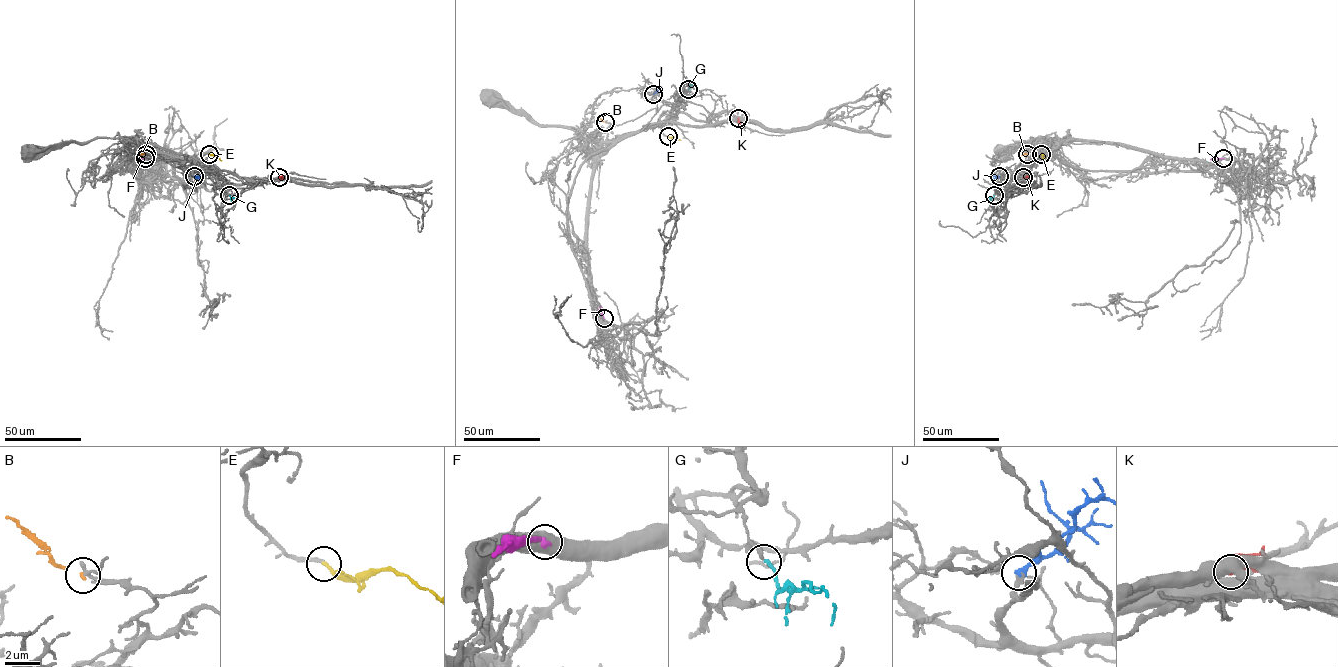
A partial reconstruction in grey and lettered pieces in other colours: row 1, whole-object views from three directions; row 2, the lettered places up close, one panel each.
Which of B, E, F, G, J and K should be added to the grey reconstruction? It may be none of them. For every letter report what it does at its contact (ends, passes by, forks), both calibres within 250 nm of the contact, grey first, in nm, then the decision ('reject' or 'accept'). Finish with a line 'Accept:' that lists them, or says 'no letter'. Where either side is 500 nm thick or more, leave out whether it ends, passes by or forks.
B: it ends there; 200 nm thick on the grey side, 160 nm on the other; reject
E: it ends there; 240 nm thick on the grey side, 190 nm on the other; accept
F: 800 nm thick on the grey side, 280 nm on the other; reject
G: it ends there; 200 nm thick on the grey side, 190 nm on the other; reject
J: it ends there; 360 nm thick on the grey side, 300 nm on the other; accept
K: 750 nm thick on the grey side, 400 nm on the other; reject
Accept: E, J

